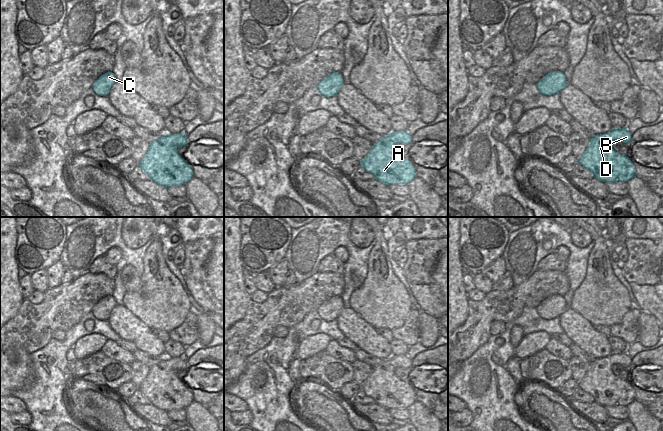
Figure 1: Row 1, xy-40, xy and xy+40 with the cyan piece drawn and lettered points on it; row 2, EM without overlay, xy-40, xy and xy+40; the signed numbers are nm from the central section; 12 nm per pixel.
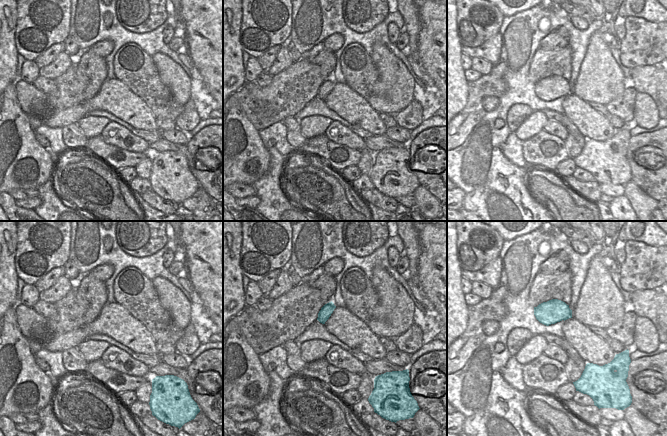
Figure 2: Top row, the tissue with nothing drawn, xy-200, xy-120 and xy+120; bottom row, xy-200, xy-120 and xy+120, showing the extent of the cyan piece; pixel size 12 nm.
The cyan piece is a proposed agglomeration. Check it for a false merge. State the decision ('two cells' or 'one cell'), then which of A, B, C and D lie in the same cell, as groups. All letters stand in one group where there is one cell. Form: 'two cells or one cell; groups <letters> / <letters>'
one cell; groups A B C D

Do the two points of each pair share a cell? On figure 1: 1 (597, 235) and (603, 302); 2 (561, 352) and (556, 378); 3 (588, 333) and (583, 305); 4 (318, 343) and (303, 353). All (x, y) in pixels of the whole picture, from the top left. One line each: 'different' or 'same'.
1: same
2: different
3: different
4: same

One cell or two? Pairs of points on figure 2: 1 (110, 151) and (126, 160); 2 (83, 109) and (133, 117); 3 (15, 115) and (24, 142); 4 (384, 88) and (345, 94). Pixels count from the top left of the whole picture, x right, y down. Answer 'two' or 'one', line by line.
1: one
2: one
3: one
4: two

